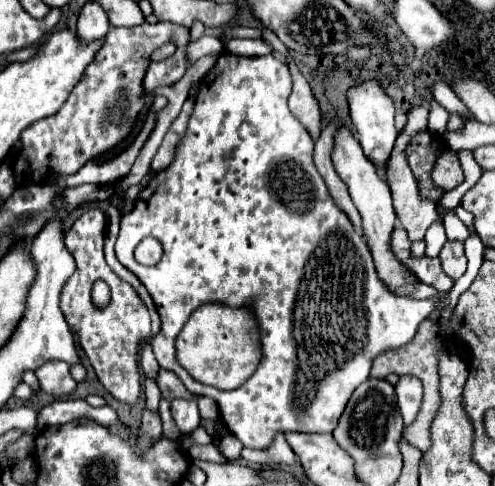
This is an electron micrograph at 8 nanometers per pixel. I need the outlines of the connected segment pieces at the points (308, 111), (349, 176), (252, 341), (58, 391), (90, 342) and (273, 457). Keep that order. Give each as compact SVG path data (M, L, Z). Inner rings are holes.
M291 62L291 76L293 76L293 92L289 96L289 108L297 116L297 120L307 128L311 138L319 138L321 132L321 108L313 90L305 76L299 72L297 64Z
M347 126L339 128L339 136L335 140L333 164L335 164L337 172L339 172L339 176L343 178L343 182L349 186L349 194L351 194L351 198L353 198L353 202L355 202L359 214L361 214L363 236L365 236L365 242L367 242L367 246L371 250L379 280L395 296L403 296L403 298L411 298L411 300L433 296L435 290L431 286L423 284L417 276L409 274L403 268L403 262L399 262L397 256L393 254L393 250L391 250L391 234L393 234L393 230L397 226L397 214L395 214L393 204L391 204L391 190L389 190L387 182L381 178L381 174L375 172L375 166L367 160L367 156L363 154L355 134Z
M223 304L199 306L177 338L179 362L197 381L221 390L236 389L247 381L259 364L257 326L253 326L251 310L233 310Z
M53 360L51 364L43 364L43 368L35 370L35 376L39 378L41 390L55 398L71 394L77 386L77 382L71 376L70 366L59 360Z
M98 208L85 211L71 230L65 234L65 248L75 258L75 272L65 282L61 294L61 310L69 322L69 326L79 334L81 348L91 360L101 384L121 402L135 404L141 394L141 374L139 374L139 344L143 344L151 334L151 320L147 306L139 298L139 294L131 288L131 284L123 282L105 262L103 256L105 240L106 215ZM97 280L109 284L111 298L109 304L97 308L91 300L91 288Z
M285 436L275 438L275 444L271 444L271 448L267 448L263 452L243 448L241 458L251 462L251 464L267 464L267 466L271 466L271 464L287 464L287 466L291 466L291 464L297 462L297 456L291 450L291 446L287 444Z

